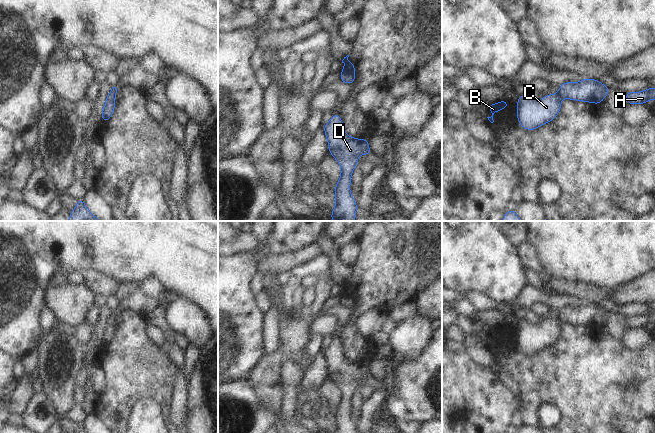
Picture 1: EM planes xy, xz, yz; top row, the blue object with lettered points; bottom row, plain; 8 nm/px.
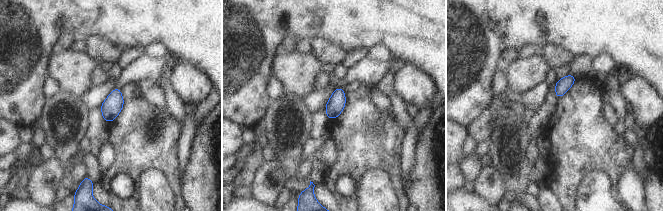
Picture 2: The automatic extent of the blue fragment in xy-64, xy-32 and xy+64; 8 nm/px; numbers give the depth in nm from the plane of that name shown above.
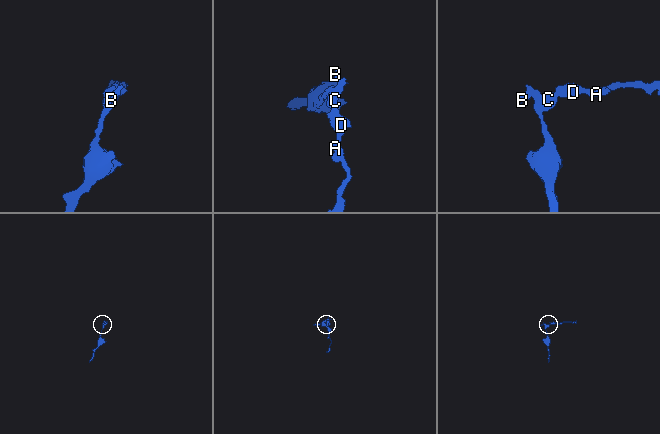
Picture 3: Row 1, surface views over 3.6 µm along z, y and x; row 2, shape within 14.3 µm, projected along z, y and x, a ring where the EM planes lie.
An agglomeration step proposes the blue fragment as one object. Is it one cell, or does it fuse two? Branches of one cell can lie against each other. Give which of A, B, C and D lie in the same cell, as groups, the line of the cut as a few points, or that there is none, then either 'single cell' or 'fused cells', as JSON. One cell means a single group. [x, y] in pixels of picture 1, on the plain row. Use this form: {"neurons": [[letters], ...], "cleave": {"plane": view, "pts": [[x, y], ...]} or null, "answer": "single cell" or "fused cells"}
{"neurons": [["A", "B", "C", "D"]], "cleave": null, "answer": "single cell"}

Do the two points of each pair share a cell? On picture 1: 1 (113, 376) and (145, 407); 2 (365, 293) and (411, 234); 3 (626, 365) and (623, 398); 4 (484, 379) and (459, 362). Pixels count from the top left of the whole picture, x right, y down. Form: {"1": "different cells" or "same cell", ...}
{"1": "different cells", "2": "same cell", "3": "same cell", "4": "same cell"}

